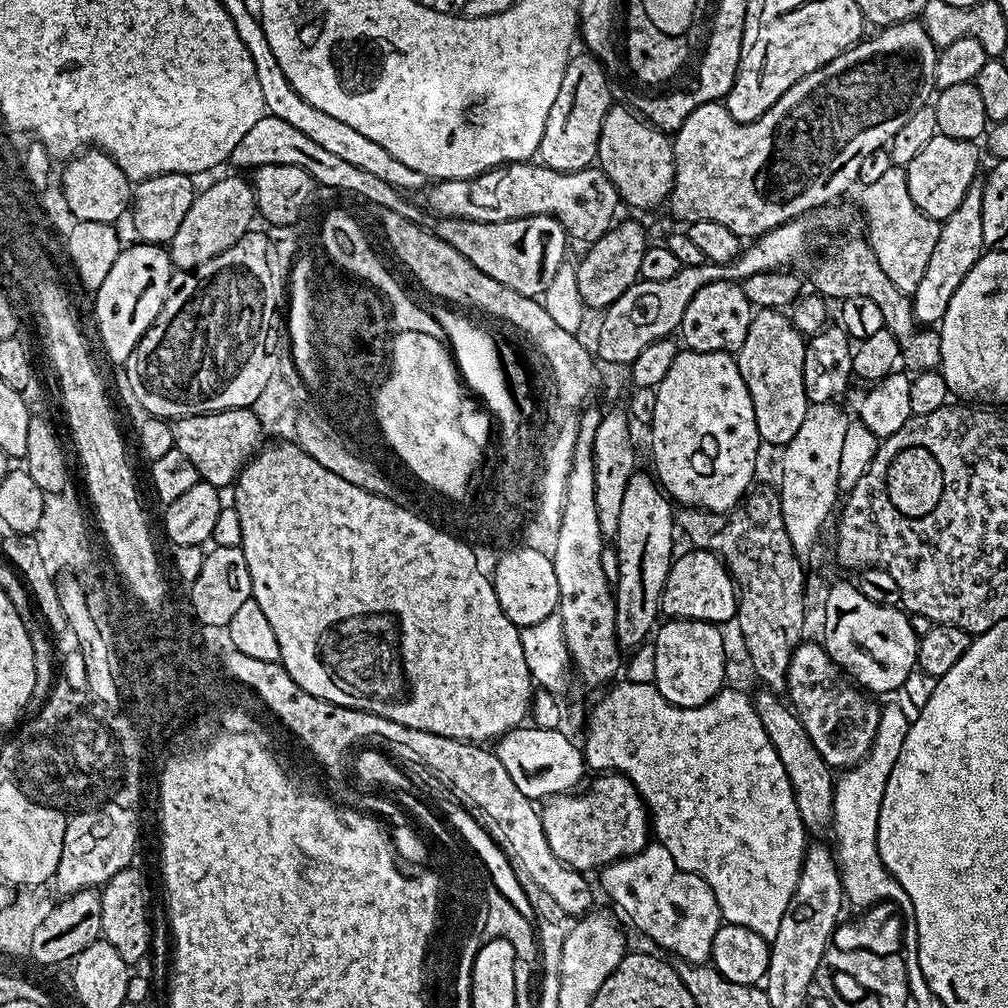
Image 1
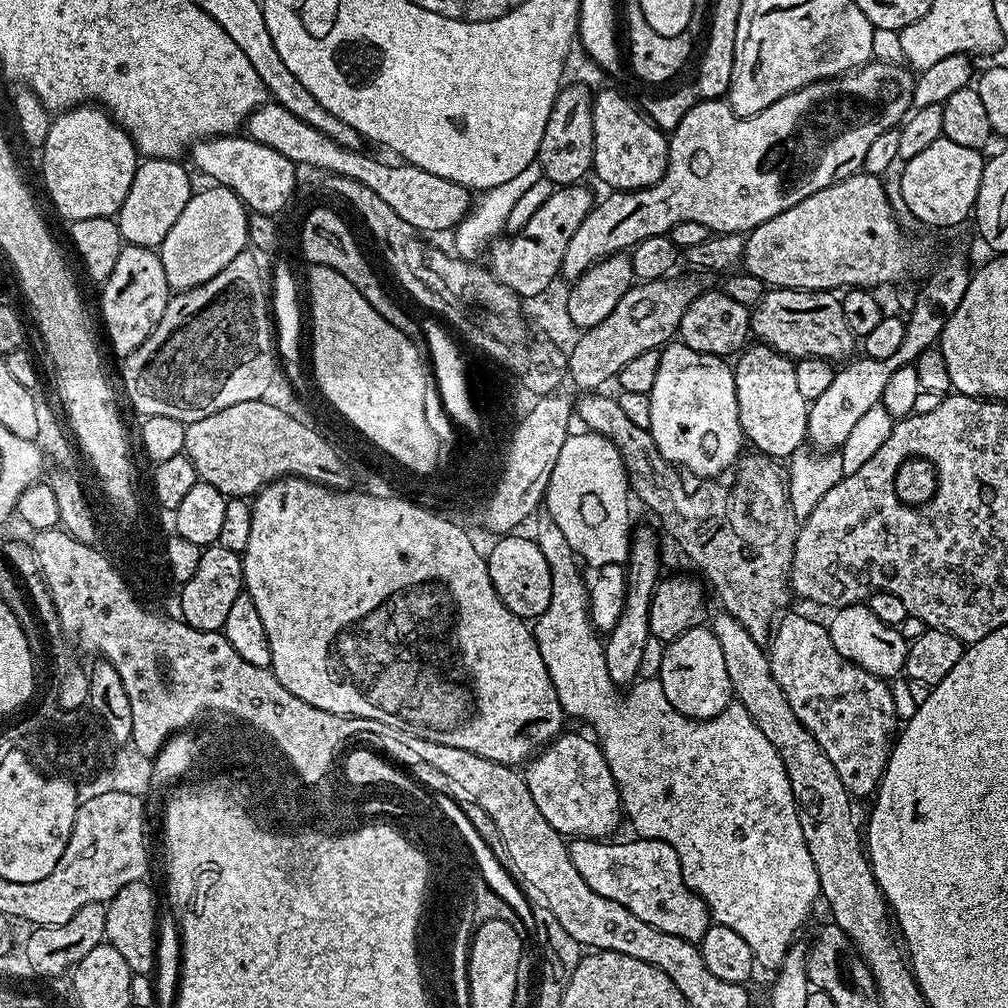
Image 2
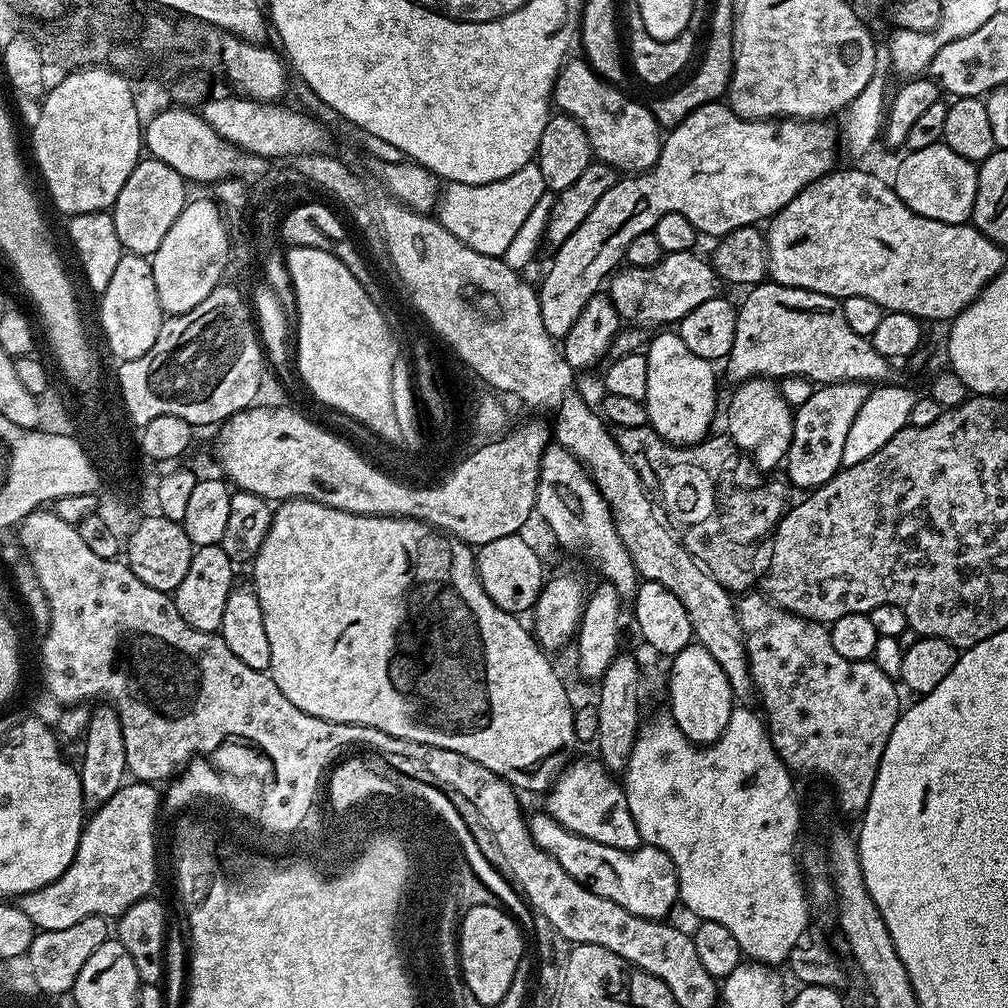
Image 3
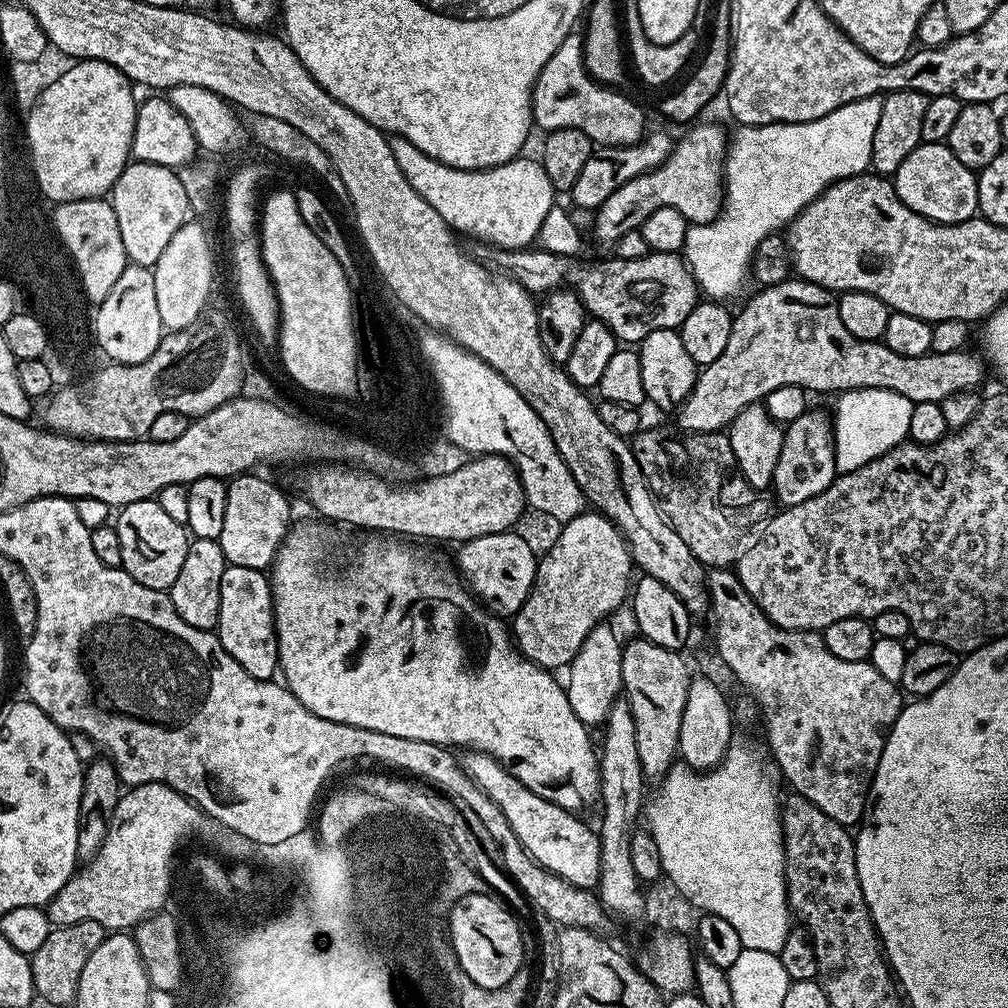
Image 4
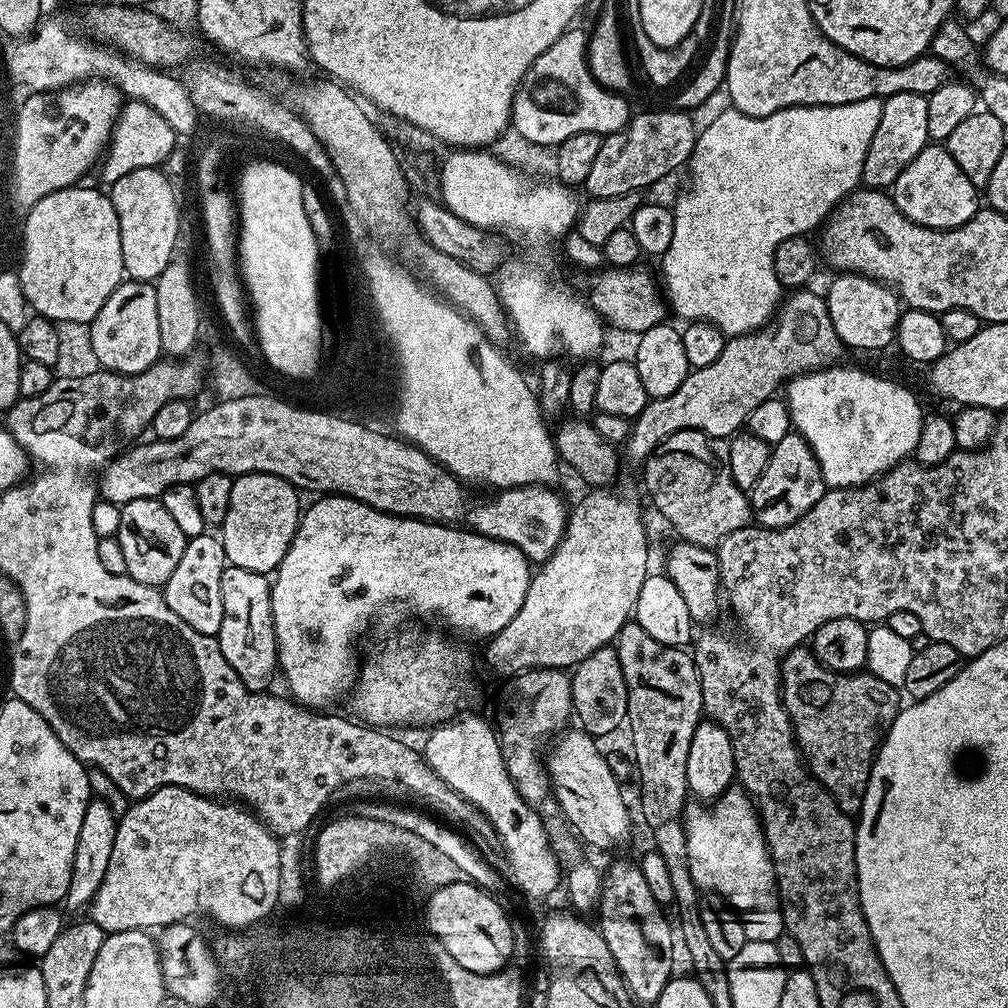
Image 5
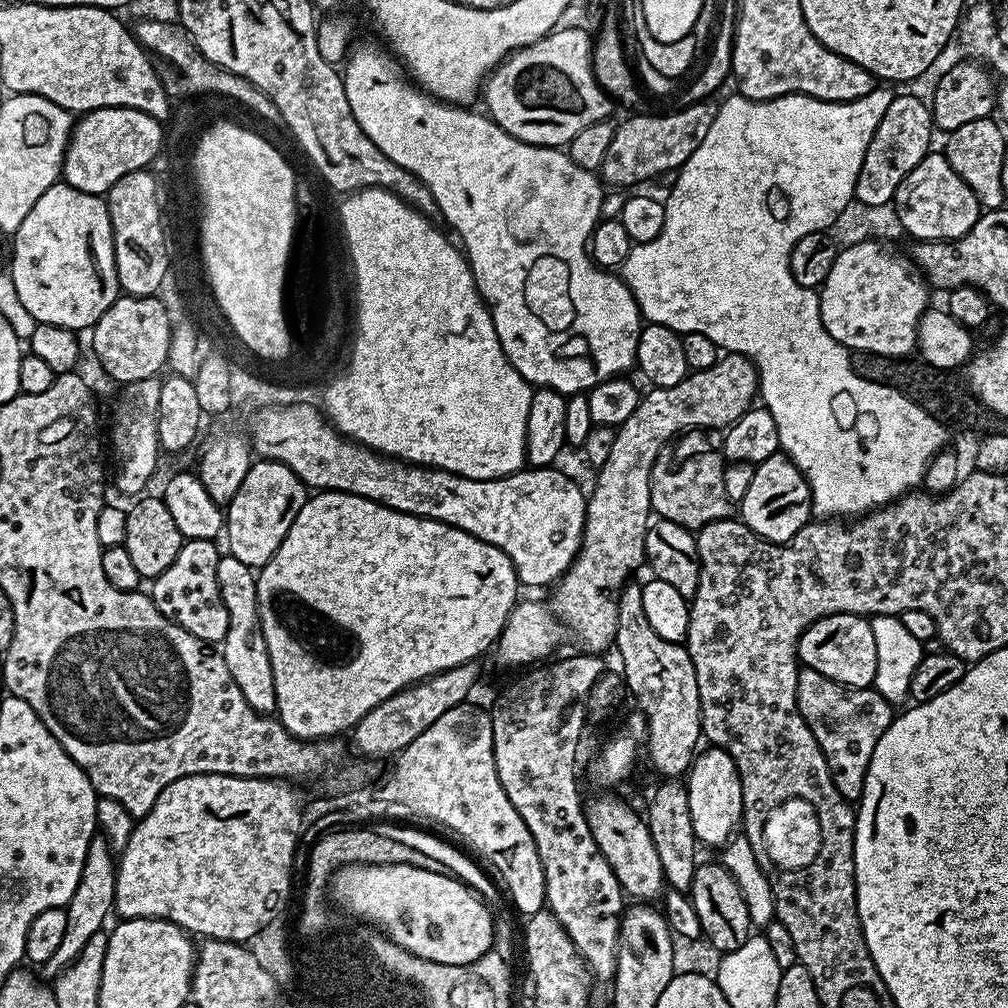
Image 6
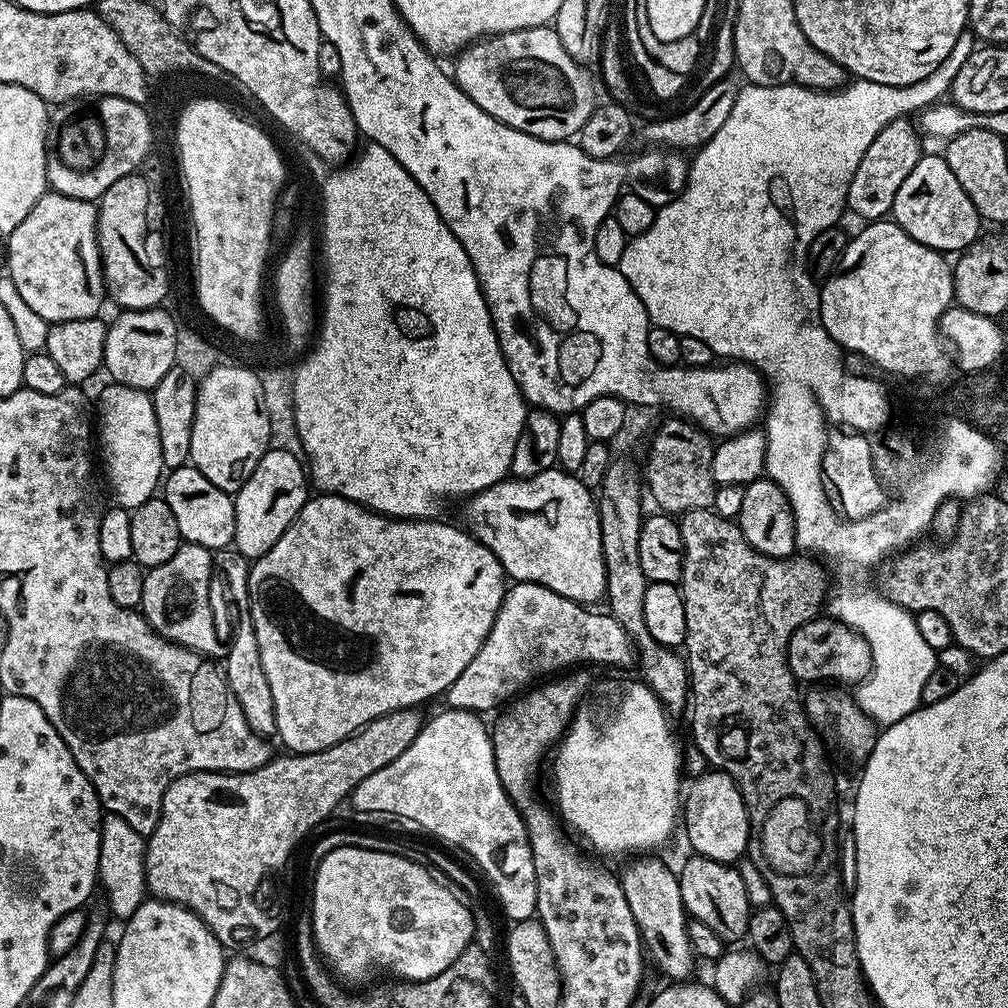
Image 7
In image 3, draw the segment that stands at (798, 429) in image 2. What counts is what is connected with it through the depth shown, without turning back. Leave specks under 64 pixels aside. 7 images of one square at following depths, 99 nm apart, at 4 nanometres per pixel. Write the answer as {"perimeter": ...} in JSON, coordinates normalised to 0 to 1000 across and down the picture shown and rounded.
{"perimeter":[[[747,375],[740,377],[731,385],[734,386],[727,391],[726,402],[722,405],[721,432],[726,435],[736,449],[747,457],[751,465],[770,464],[773,460],[775,463],[779,459],[782,451],[782,443],[788,431],[788,419],[786,418],[788,406],[786,402],[780,399],[780,395],[776,395],[774,382],[766,375]]]}

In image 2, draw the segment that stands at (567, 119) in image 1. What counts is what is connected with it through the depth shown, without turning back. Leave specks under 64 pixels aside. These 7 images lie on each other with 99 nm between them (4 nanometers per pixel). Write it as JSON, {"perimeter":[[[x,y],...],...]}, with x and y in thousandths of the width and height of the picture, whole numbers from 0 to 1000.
{"perimeter":[[[561,82],[552,95],[538,133],[536,148],[532,158],[536,160],[539,176],[552,185],[573,183],[579,174],[588,170],[589,157],[589,117],[587,116],[588,88],[579,83]]]}

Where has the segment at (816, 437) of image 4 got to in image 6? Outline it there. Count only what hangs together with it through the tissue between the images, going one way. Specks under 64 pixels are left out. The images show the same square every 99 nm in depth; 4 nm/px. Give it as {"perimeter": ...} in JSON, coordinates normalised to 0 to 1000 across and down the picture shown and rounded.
{"perimeter":[[[773,447],[749,461],[748,475],[744,477],[744,483],[740,486],[740,494],[732,498],[733,515],[738,517],[741,524],[748,526],[748,530],[752,530],[757,536],[762,536],[766,540],[779,540],[784,538],[784,534],[788,534],[788,530],[792,530],[792,526],[796,526],[798,520],[803,519],[806,511],[806,487],[800,474],[792,466],[792,462],[788,462],[783,452]]]}

